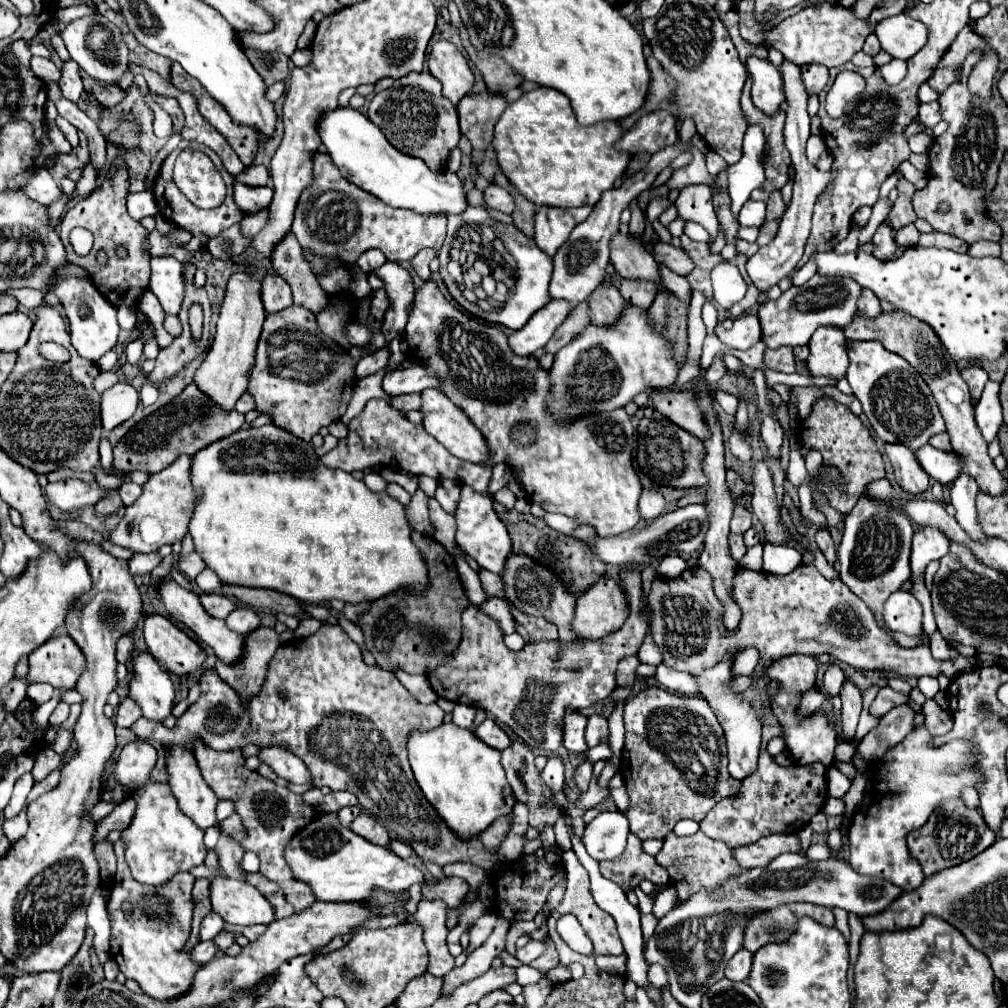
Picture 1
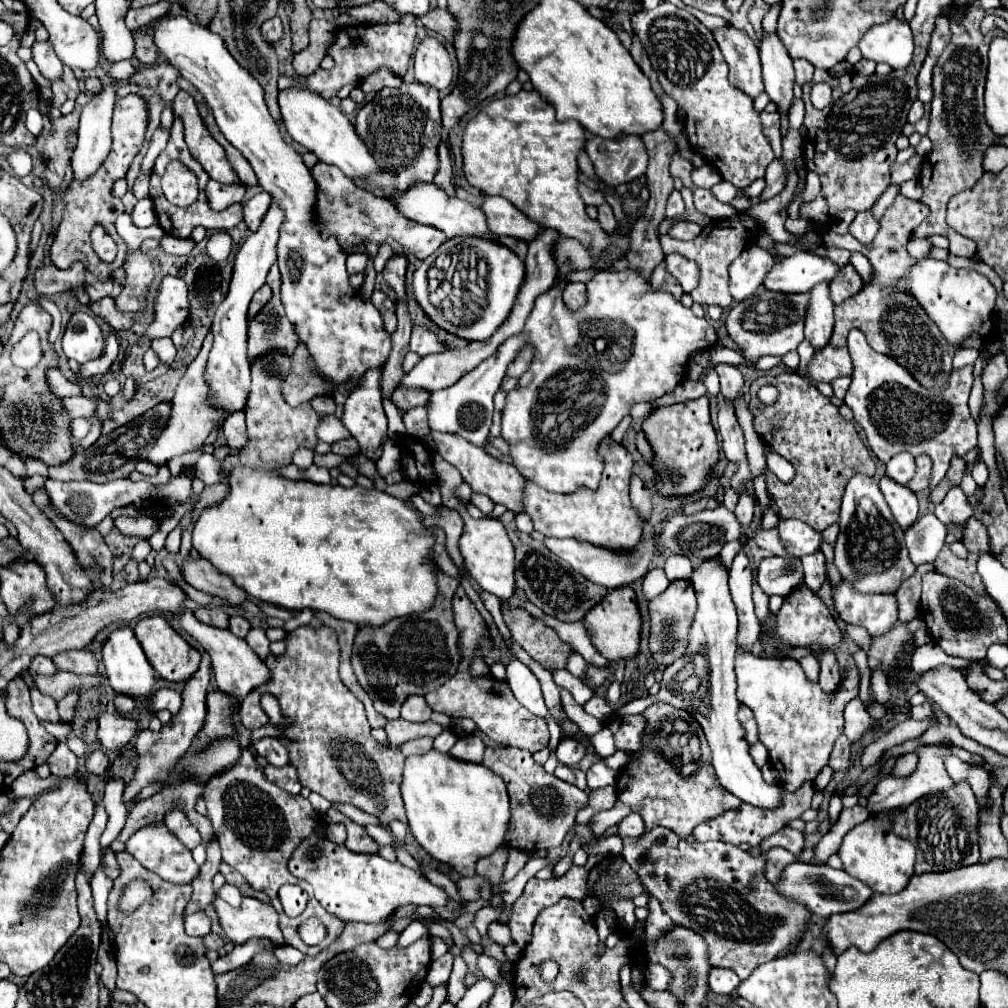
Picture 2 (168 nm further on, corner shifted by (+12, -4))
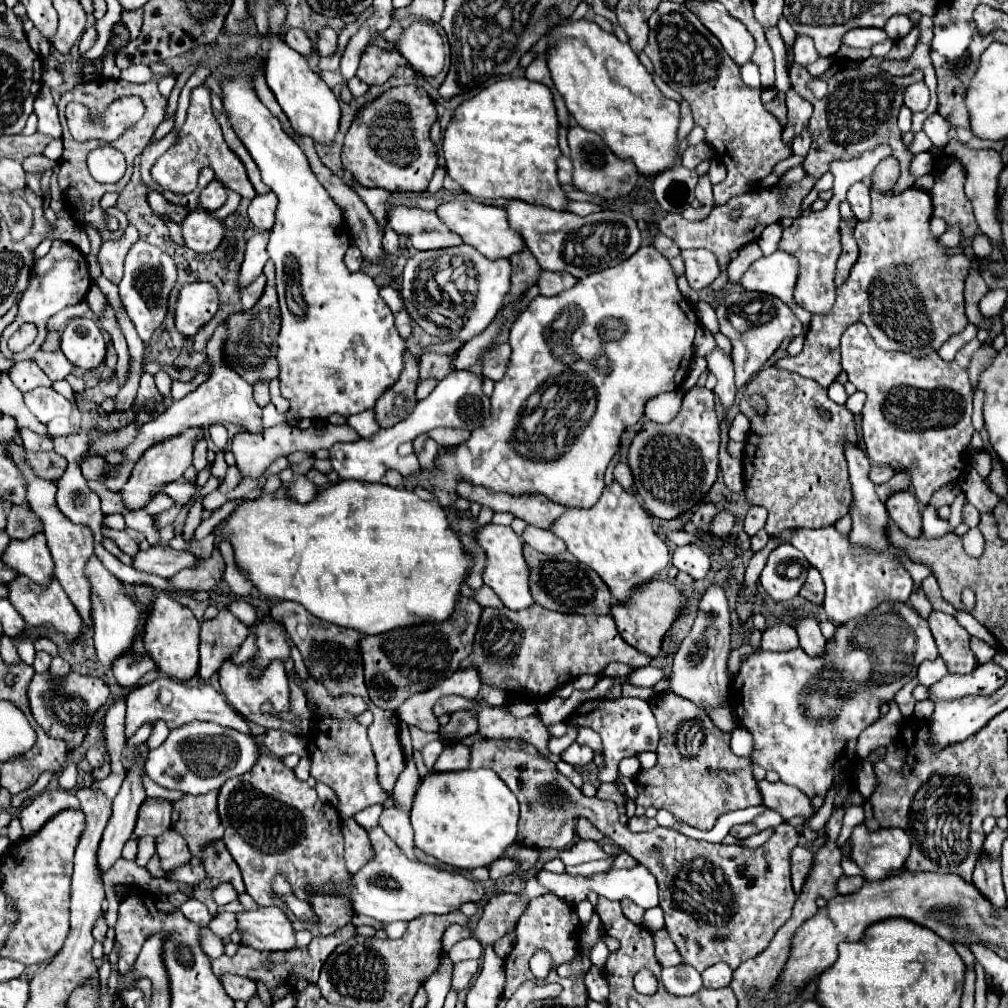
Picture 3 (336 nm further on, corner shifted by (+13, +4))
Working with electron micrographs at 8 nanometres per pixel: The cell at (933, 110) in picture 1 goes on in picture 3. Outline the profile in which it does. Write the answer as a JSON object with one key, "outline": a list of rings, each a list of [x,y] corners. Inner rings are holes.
{"outline":[[[914,82],[906,88],[904,92],[904,104],[912,110],[912,112],[922,112],[928,104],[928,88],[924,82]]]}

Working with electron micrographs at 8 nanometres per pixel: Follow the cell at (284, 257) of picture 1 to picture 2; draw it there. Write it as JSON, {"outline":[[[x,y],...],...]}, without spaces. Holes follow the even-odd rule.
{"outline":[[[273,264],[273,270],[269,270],[267,284],[273,290],[273,298],[255,316],[255,320],[249,322],[249,358],[255,356],[255,352],[267,352],[267,348],[283,348],[293,352],[299,344],[295,326],[287,320],[281,302],[281,274],[277,264]]]}

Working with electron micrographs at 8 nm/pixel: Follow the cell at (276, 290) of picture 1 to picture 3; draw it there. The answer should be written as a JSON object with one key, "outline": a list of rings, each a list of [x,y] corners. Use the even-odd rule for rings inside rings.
{"outline":[[[260,274],[260,276],[254,280],[254,284],[248,284],[246,288],[240,290],[240,298],[242,298],[244,310],[250,310],[250,308],[260,300],[260,296],[262,296],[262,292],[264,292],[264,284],[266,284],[266,276]]]}

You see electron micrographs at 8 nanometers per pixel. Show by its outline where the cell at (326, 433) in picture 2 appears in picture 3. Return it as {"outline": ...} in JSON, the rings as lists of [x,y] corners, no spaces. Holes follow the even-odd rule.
{"outline":[[[322,422],[322,426],[312,424],[308,430],[298,430],[296,426],[288,426],[288,424],[278,424],[268,428],[266,432],[262,432],[262,436],[254,436],[250,432],[242,432],[232,440],[232,454],[236,456],[236,466],[244,478],[258,478],[264,474],[264,470],[280,456],[288,456],[296,450],[300,452],[310,452],[316,454],[318,450],[328,450],[332,448],[336,442],[352,442],[358,440],[358,432],[354,428],[350,428],[348,424],[344,426],[332,426],[330,422]]]}

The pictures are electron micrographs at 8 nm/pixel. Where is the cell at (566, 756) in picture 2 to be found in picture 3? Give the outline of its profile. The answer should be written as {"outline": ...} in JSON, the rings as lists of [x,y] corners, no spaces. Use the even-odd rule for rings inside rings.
{"outline":[[[572,744],[568,750],[562,752],[562,760],[572,764],[572,766],[586,766],[594,760],[594,752],[588,746],[580,746],[580,744]]]}

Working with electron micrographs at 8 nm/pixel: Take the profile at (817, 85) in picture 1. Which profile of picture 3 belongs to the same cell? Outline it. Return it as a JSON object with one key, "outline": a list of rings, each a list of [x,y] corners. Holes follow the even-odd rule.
{"outline":[[[796,36],[794,40],[794,62],[808,66],[812,62],[816,62],[820,58],[820,54],[814,48],[814,42],[810,40],[810,36]]]}

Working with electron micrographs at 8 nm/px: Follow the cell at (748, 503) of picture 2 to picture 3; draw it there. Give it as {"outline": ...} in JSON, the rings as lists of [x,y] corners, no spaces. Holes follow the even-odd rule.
{"outline":[[[732,292],[728,296],[724,296],[724,300],[716,306],[716,316],[718,316],[718,324],[720,324],[720,332],[732,342],[732,360],[734,360],[734,368],[736,368],[736,388],[744,388],[750,378],[762,370],[764,362],[780,348],[782,340],[786,336],[802,336],[803,335],[803,325],[798,322],[798,318],[792,314],[790,308],[786,308],[786,304],[782,304],[782,300],[774,298],[774,296],[766,296],[766,294],[760,294],[760,292]],[[736,314],[736,316],[744,316],[746,320],[742,322],[748,322],[748,328],[746,330],[738,330],[732,326],[730,322],[730,316]]]}

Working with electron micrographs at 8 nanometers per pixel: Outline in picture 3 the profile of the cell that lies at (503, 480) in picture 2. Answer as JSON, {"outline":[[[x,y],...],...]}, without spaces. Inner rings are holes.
{"outline":[[[458,484],[458,494],[470,502],[478,502],[494,512],[508,512],[524,520],[530,526],[550,530],[550,526],[564,514],[560,504],[550,504],[544,496],[506,496],[498,492],[486,492],[486,488],[472,488],[472,484]]]}

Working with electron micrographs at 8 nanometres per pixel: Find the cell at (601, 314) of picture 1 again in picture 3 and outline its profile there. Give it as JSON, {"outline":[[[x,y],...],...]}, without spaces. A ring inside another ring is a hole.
{"outline":[[[540,272],[540,278],[536,282],[536,286],[540,288],[542,296],[556,296],[558,292],[574,286],[574,276],[566,274],[566,272]]]}

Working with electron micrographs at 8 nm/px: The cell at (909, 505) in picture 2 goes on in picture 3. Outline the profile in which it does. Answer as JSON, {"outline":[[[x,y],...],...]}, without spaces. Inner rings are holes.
{"outline":[[[896,492],[886,500],[888,516],[898,524],[898,528],[910,538],[918,538],[922,534],[922,516],[918,510],[918,502],[908,492]]]}

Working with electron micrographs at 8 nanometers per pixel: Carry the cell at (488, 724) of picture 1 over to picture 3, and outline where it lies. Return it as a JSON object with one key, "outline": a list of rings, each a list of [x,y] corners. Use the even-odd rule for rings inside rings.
{"outline":[[[452,742],[446,744],[440,758],[432,766],[432,772],[456,772],[456,770],[466,770],[470,764],[470,750],[462,742]]]}

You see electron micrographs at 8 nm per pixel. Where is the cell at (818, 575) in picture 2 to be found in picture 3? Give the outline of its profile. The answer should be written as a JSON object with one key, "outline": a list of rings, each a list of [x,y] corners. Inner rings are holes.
{"outline":[[[814,568],[808,570],[808,578],[800,590],[800,596],[814,602],[814,604],[822,604],[824,602],[824,584],[822,584],[822,576],[818,576],[818,572],[814,572]]]}

